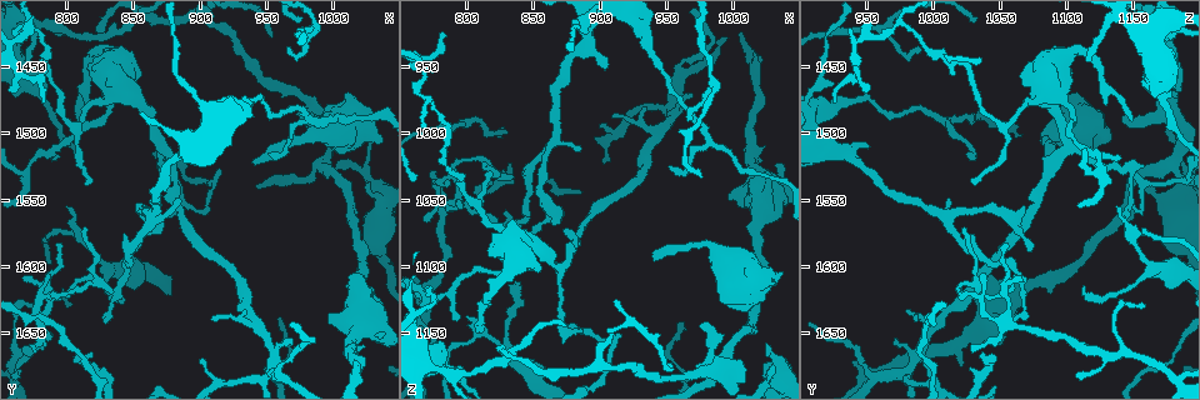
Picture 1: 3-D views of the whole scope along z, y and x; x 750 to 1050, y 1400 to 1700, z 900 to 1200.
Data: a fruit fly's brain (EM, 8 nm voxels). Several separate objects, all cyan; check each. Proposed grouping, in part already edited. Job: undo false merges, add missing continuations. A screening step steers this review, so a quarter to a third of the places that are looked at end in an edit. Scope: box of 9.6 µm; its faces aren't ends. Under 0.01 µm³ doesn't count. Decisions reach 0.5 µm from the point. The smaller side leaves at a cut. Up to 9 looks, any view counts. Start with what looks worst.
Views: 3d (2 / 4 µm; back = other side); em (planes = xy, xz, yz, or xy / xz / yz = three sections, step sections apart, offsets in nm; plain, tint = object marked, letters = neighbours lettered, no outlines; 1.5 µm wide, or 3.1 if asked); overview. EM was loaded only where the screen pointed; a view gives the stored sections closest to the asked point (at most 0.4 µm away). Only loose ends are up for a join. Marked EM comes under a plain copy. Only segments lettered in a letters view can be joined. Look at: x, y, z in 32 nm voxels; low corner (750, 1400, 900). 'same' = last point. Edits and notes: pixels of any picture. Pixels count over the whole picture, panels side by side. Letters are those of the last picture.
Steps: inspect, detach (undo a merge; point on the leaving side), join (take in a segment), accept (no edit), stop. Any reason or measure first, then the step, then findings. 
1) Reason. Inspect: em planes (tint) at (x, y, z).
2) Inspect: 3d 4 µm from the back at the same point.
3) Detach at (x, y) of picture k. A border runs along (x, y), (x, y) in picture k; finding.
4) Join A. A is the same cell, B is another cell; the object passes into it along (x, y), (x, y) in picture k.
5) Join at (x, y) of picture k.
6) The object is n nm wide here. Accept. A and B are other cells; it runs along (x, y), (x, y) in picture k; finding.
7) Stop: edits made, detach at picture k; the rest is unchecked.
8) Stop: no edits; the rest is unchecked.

Branch stops here. Inspect: em planes (letters) at (1026, 1536, 1166).

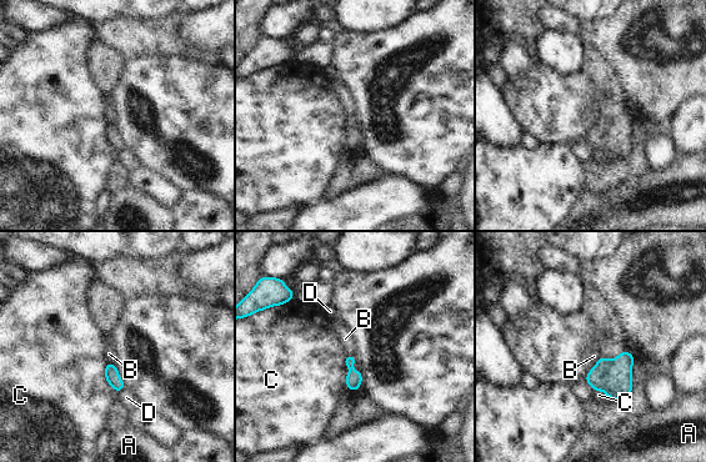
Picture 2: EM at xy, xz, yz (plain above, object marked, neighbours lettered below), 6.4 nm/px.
Accept. A, B, C and D are other cells; a border runs along (106, 363), (105, 380), (116, 391) in picture 2; none of them fits.

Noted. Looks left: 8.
An open end. Inspect: 3d 4 µm at (838, 1616, 1114).

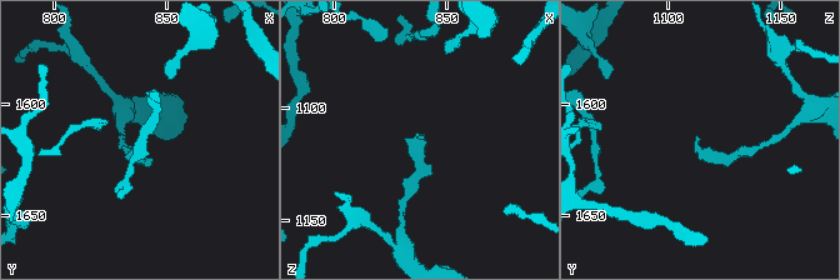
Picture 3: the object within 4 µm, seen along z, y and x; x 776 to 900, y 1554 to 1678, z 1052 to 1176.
Shape alone is not enough. Inspect: em planes (letters) at (840, 1616, 1112).

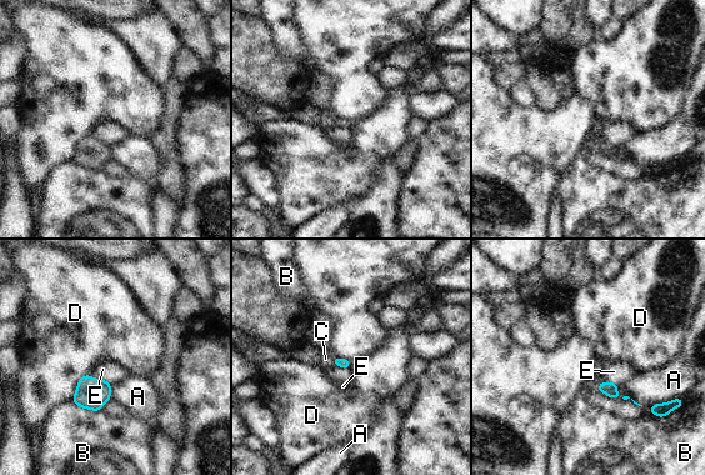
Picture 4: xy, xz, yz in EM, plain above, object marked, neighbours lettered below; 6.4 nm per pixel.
The longest contact is with A, 240 nm. Accept. A, B, C, D and E are other cells; a border runs along (85, 373), (70, 400) in picture 4; none of them fits.

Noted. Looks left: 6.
Branch stops here. Inspect: 3d 4 µm from the back at (902, 1510, 954).

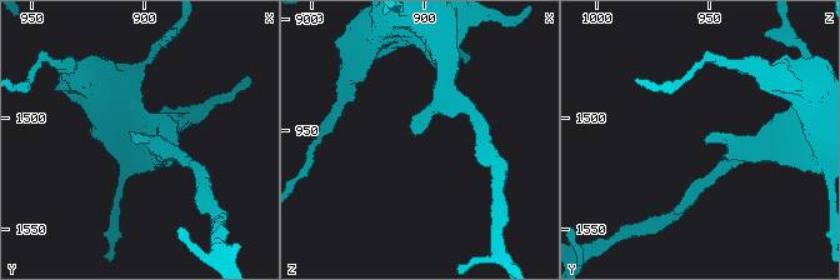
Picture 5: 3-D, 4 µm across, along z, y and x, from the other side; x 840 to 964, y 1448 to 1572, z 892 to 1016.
Inspect: em xy step 8 (tint) at (904, 1512, 951).

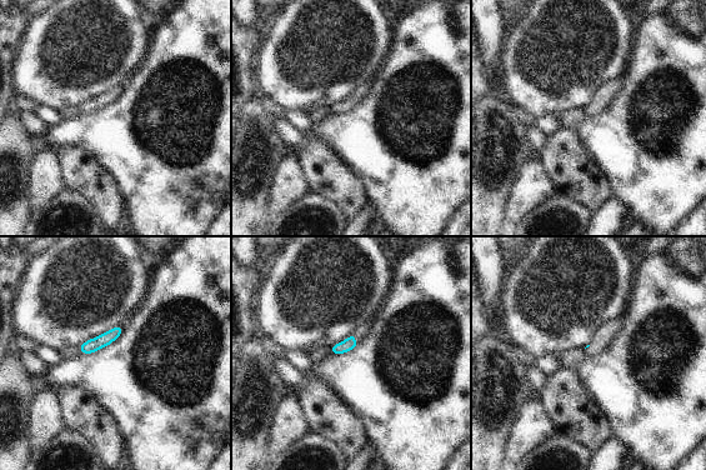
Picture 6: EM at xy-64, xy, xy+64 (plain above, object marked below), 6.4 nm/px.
See the neighbours. Inspect: em xy step 8 (letters) at the same point.

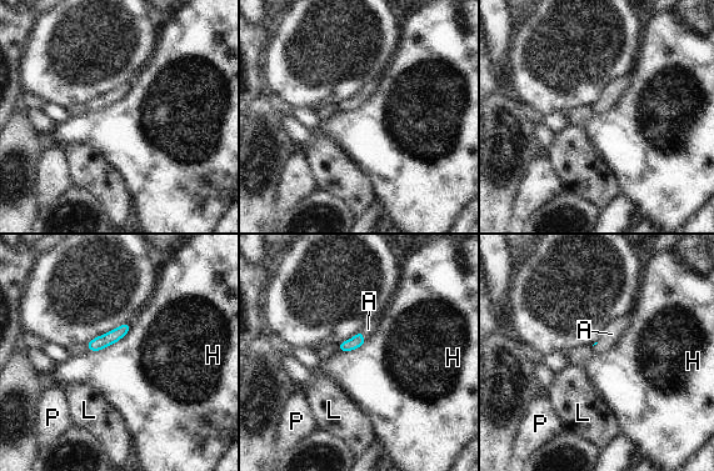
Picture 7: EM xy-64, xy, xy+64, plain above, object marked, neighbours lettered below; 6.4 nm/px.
Join A. A is the same cell, H, L and P are other cells; the object passes into it along (358, 340), (362, 334), (368, 329) in picture 7; it goes on there.

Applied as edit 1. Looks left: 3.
Inspect: overview.

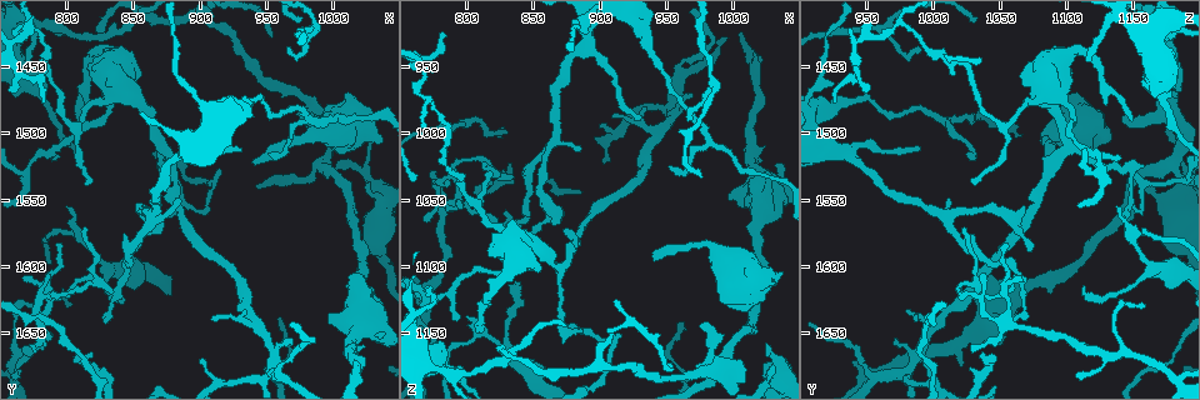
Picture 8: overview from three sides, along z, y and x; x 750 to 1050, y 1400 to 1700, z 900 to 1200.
Branch stops here. Inspect: em planes (letters) at (968, 1438, 990).

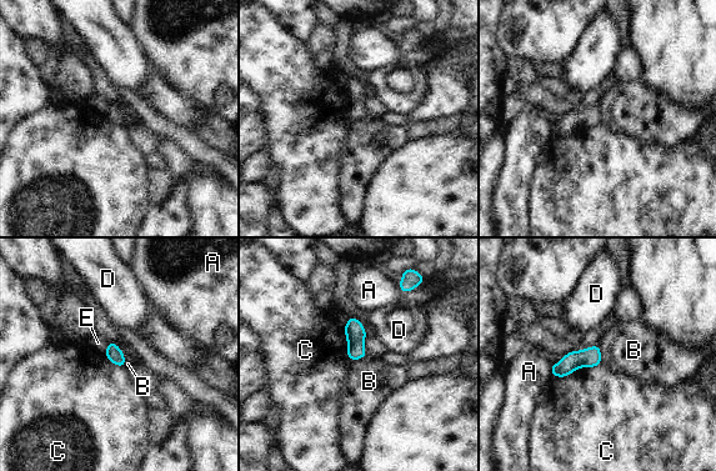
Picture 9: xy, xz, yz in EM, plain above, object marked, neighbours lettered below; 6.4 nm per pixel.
Accept. A, B, C, D and E are other cells; a border runs along (597, 345), (601, 352), (601, 362) in picture 9; no lettered segment goes on from it.

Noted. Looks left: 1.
Stop: edits made, join at picture 7; the rest is unchecked.

